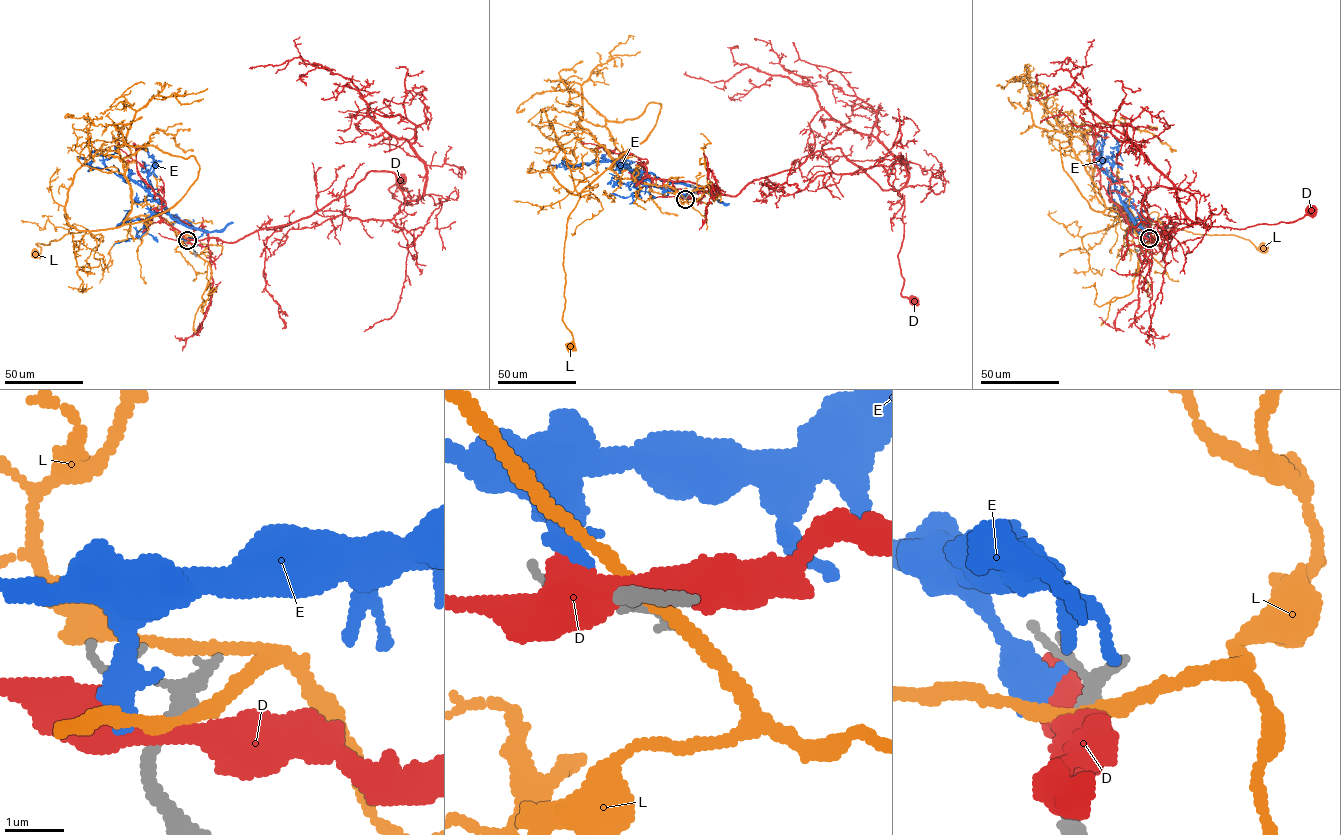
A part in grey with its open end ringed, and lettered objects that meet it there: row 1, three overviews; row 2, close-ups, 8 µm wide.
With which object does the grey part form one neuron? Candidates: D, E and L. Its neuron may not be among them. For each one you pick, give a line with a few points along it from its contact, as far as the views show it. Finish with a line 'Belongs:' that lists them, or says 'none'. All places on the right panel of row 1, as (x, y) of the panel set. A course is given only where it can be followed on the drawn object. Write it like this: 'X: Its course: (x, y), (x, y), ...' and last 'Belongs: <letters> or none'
Belongs: none

